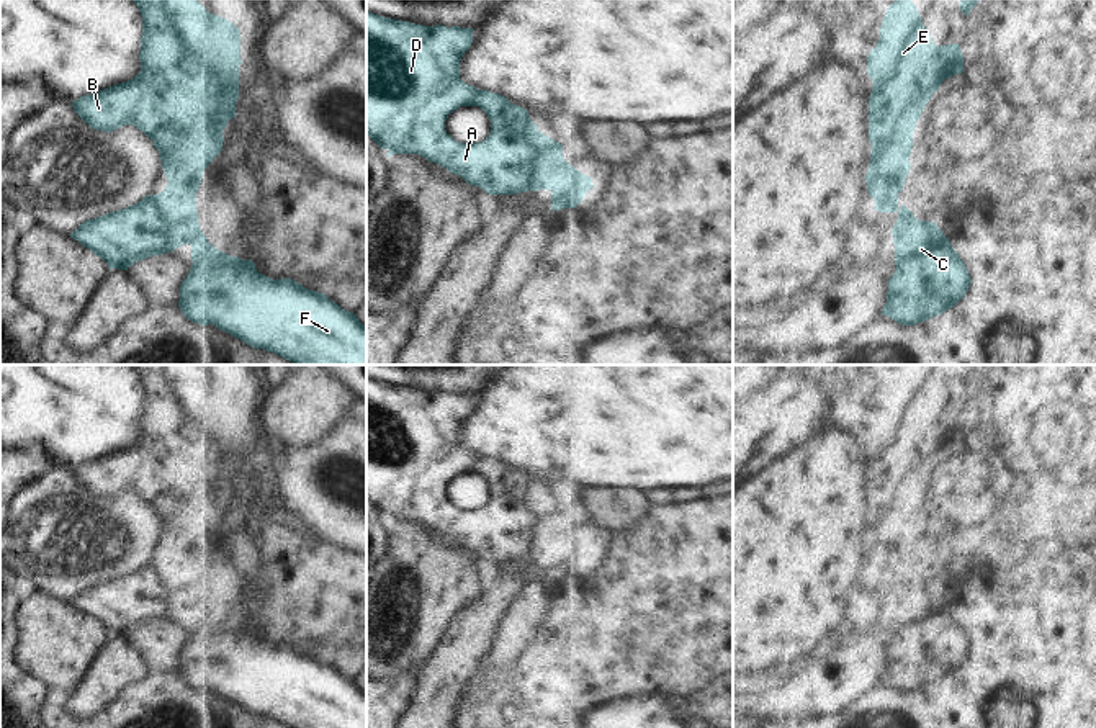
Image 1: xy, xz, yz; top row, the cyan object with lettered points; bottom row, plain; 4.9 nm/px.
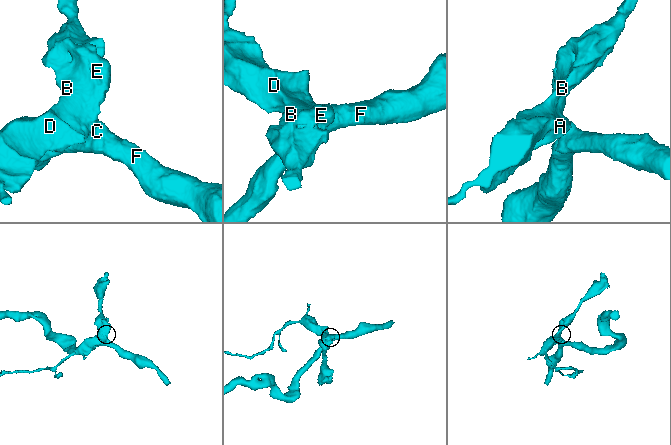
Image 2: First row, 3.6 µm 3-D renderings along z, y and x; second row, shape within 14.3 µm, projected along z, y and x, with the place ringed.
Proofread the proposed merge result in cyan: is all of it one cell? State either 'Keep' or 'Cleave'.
Cleave.

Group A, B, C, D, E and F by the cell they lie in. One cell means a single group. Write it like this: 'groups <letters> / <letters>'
groups A B D E / C F

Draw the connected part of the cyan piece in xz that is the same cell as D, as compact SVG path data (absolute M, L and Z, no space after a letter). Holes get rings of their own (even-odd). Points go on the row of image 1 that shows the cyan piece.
M366 11L366 134L394 154L417 154L429 162L460 175L468 185L483 188L487 195L515 195L522 191L550 190L563 165L563 146L538 131L525 108L512 105L505 97L478 90L460 79L460 61L473 44L473 28L443 25L424 26ZM460 106L479 106L491 121L491 134L473 144L456 142L445 131L445 119Z

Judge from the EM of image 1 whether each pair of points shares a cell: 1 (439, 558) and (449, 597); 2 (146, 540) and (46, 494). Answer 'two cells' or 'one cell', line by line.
1: one cell
2: one cell

